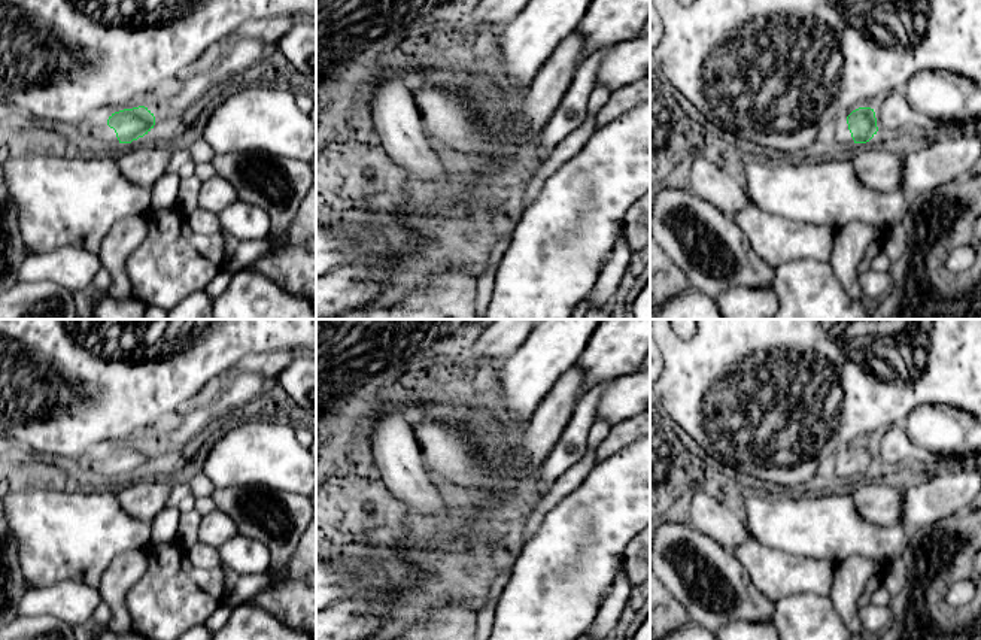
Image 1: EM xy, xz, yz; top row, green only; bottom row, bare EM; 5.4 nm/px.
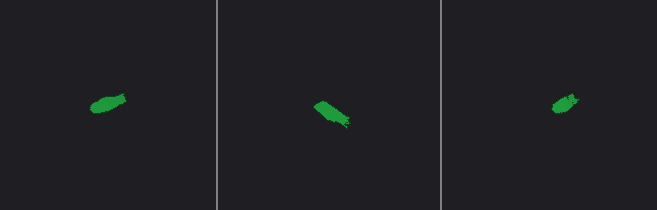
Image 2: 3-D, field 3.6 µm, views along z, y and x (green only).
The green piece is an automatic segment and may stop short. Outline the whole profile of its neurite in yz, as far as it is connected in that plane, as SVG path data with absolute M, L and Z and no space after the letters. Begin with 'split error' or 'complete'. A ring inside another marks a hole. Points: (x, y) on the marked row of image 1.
split error; M859 107L847 116L848 130L856 146L847 152L859 179L883 192L902 191L903 155L884 151L869 140L877 134L877 118L871 107Z

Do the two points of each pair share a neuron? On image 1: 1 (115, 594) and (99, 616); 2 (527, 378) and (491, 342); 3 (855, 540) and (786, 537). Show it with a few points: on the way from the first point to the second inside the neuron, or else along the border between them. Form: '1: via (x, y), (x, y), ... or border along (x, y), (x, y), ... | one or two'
1: border along (102, 600), (111, 610), (109, 624) | two
2: border along (530, 334), (510, 355), (495, 364) | two
3: via (838, 537), (802, 537) | one

